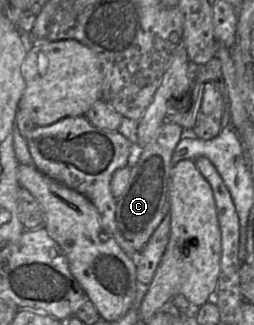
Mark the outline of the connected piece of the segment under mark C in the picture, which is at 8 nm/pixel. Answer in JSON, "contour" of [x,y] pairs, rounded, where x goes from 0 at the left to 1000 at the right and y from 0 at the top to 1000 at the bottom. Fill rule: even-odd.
{"contour":[[[642,378],[606,425],[559,455],[539,498],[461,520],[437,548],[433,582],[461,612],[453,671],[465,708],[551,775],[646,665],[665,655],[669,529],[677,477],[713,431],[720,394],[689,378]]]}

